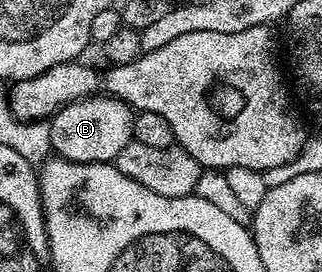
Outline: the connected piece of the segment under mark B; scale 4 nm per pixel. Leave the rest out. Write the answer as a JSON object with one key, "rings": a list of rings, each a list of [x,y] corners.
{"rings":[[[97,94],[89,99],[79,99],[52,115],[51,146],[60,159],[74,163],[110,163],[133,141],[135,115],[122,99],[107,94]]]}

